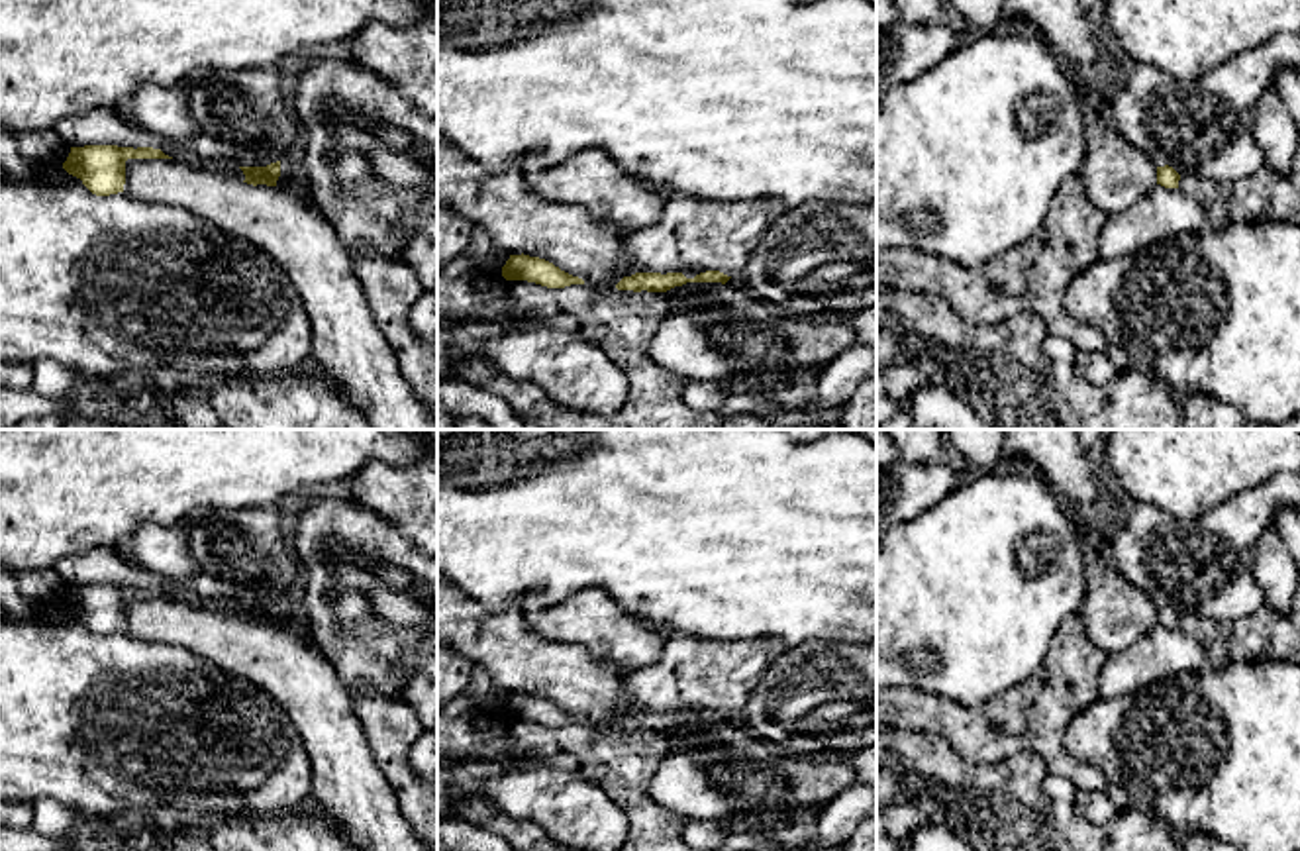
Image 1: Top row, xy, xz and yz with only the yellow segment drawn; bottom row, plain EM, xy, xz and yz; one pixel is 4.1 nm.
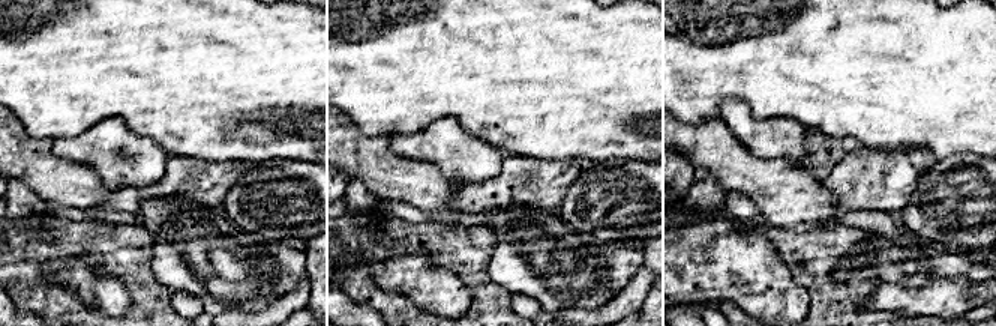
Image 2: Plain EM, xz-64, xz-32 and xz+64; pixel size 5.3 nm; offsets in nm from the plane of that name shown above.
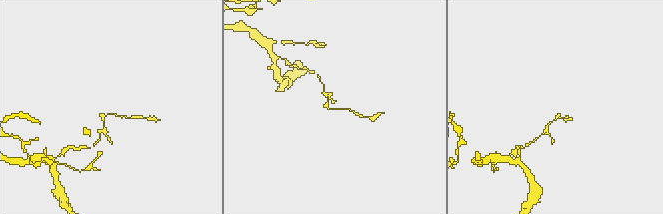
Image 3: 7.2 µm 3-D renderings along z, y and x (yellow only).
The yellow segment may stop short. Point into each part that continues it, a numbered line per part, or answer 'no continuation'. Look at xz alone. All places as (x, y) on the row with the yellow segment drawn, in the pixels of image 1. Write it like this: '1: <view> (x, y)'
no continuation

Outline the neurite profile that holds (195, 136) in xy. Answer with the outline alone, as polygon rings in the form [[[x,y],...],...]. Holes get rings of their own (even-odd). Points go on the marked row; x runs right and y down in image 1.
[[[200,71],[175,86],[141,86],[120,108],[139,127],[239,167],[282,161],[296,127],[280,71]]]

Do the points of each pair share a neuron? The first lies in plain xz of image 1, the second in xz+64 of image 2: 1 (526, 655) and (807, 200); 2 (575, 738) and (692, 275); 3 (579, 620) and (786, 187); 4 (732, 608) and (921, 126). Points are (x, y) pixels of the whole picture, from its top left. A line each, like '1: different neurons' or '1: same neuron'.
1: same neuron
2: different neurons
3: different neurons
4: same neuron

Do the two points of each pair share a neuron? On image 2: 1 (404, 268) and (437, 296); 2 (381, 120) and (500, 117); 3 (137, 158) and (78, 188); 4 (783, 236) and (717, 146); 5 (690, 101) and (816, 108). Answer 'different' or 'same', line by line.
1: same
2: same
3: different
4: different
5: same

